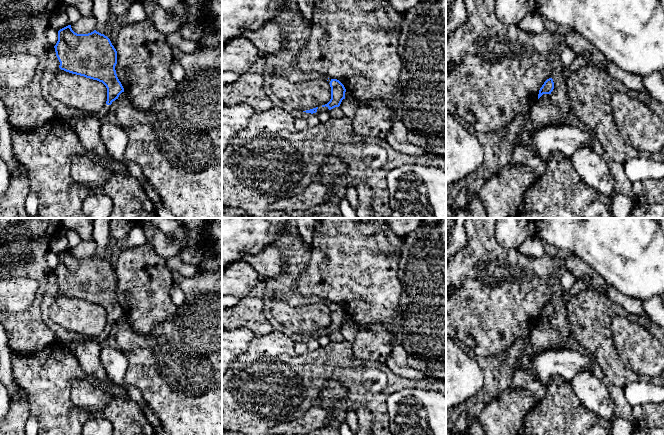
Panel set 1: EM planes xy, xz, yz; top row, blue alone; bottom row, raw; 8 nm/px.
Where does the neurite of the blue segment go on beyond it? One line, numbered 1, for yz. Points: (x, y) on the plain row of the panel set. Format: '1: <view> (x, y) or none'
1: none

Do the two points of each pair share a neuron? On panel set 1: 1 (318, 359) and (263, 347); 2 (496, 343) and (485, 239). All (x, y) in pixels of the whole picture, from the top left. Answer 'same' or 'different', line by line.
1: same
2: same

